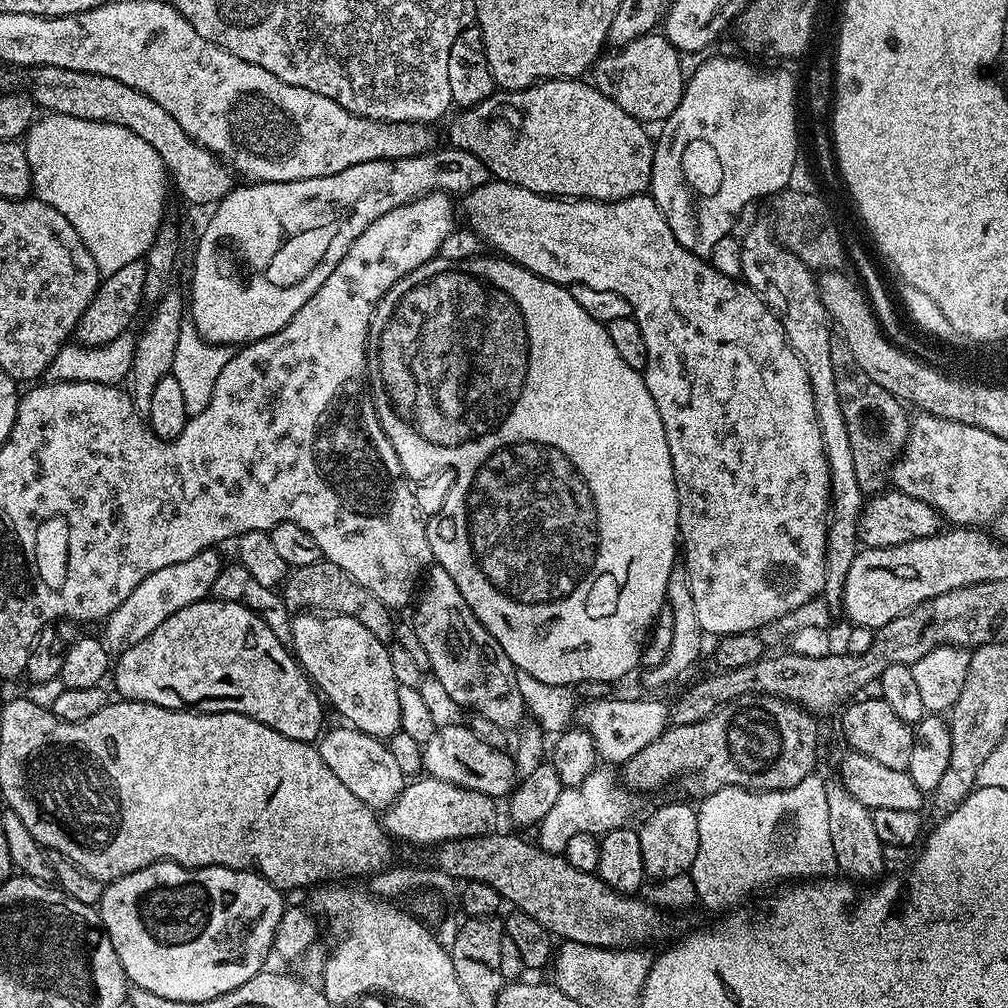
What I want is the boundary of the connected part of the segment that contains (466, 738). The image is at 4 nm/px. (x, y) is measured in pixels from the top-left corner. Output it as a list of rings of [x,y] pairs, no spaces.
[[[460,724],[437,727],[436,733],[422,747],[424,772],[442,782],[450,782],[466,790],[478,790],[478,794],[493,798],[507,797],[517,783],[513,757],[503,748],[486,746],[486,742],[482,742],[482,738],[478,738],[478,734],[474,734],[471,727],[464,725],[463,728]]]

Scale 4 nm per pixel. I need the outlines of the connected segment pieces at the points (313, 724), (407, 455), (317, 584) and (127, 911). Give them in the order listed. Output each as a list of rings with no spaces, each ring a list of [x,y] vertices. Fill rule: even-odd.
[[[205,598],[196,604],[178,610],[177,613],[171,614],[170,618],[166,618],[153,633],[148,634],[136,645],[130,646],[115,657],[114,667],[110,672],[110,680],[116,683],[117,693],[115,695],[126,700],[141,700],[147,704],[157,704],[163,708],[178,708],[193,712],[237,712],[238,714],[246,714],[250,718],[278,730],[278,734],[286,734],[286,738],[294,738],[298,742],[315,741],[326,728],[326,723],[324,724],[325,705],[322,703],[322,697],[312,681],[304,675],[303,668],[296,663],[296,658],[292,655],[289,645],[277,638],[274,630],[270,630],[270,626],[266,626],[266,622],[258,613],[250,611],[245,604],[238,602]]]
[[[481,254],[475,256],[473,260],[442,260],[439,258],[427,260],[425,264],[418,266],[418,270],[410,270],[410,274],[398,278],[398,282],[394,282],[394,286],[390,286],[390,290],[386,290],[386,294],[376,303],[374,320],[377,325],[380,323],[380,389],[377,390],[376,396],[374,392],[376,416],[380,420],[386,438],[390,438],[390,446],[394,446],[404,475],[408,477],[409,481],[424,480],[427,476],[442,471],[443,468],[453,468],[456,471],[456,477],[452,480],[452,489],[449,490],[448,497],[445,498],[444,505],[440,508],[440,513],[433,520],[429,519],[426,524],[432,558],[439,568],[446,570],[446,574],[450,574],[450,578],[454,578],[454,586],[458,586],[458,590],[462,590],[462,598],[466,598],[466,602],[470,606],[470,610],[474,610],[478,622],[482,622],[482,626],[486,626],[486,630],[490,630],[490,634],[498,642],[498,646],[502,646],[502,650],[506,650],[506,658],[510,658],[513,666],[526,674],[534,674],[534,678],[538,678],[538,682],[550,682],[551,684],[577,686],[576,684],[583,685],[589,680],[603,680],[605,682],[620,680],[627,672],[638,668],[640,654],[644,651],[644,642],[648,639],[653,624],[656,623],[656,616],[660,613],[660,609],[666,604],[664,595],[666,594],[666,582],[670,582],[670,570],[677,567],[678,564],[678,537],[680,534],[678,510],[680,503],[674,478],[674,466],[670,462],[670,446],[666,446],[666,430],[662,430],[662,418],[658,418],[658,406],[654,406],[654,398],[650,398],[650,390],[646,390],[643,375],[637,369],[626,366],[626,362],[622,362],[618,350],[614,350],[614,342],[610,342],[607,327],[598,323],[594,318],[590,318],[590,314],[586,314],[586,310],[582,310],[582,306],[578,306],[578,302],[574,302],[571,291],[565,285],[543,280],[541,276],[536,276],[530,270],[526,270],[520,264],[512,263],[507,258],[492,256]]]
[[[322,558],[318,562],[310,562],[310,566],[291,569],[284,577],[282,595],[284,605],[290,610],[307,610],[330,616],[349,616],[362,622],[362,626],[366,626],[366,630],[370,630],[374,638],[385,642],[393,639],[394,617],[392,618],[393,613],[390,609],[378,597],[370,594],[370,590],[355,584],[350,574],[346,574],[346,570],[334,566],[334,562],[329,560]]]
[[[162,860],[142,870],[134,870],[134,874],[126,874],[111,881],[104,889],[98,911],[110,942],[114,942],[114,954],[118,954],[118,962],[122,962],[122,970],[128,976],[129,985],[150,994],[158,994],[162,998],[170,998],[174,1002],[206,1002],[242,986],[242,982],[250,982],[250,978],[265,971],[267,964],[264,963],[270,960],[276,927],[286,907],[286,901],[280,896],[283,896],[281,889],[275,888],[266,877],[259,876],[257,872],[243,872],[241,868],[219,868],[216,864],[209,868],[184,868],[171,860]]]

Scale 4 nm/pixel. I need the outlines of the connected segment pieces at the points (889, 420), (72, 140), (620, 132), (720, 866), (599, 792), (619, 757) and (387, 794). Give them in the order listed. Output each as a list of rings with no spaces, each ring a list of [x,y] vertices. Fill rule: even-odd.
[[[834,334],[830,340],[830,362],[833,363],[834,385],[838,390],[838,398],[841,400],[842,417],[846,422],[846,431],[849,435],[851,457],[854,458],[855,477],[858,478],[858,486],[865,494],[880,494],[890,484],[890,469],[900,458],[904,451],[904,444],[908,438],[910,416],[904,413],[905,405],[890,393],[878,386],[874,378],[870,378],[855,361],[853,351],[846,345],[844,339]]]
[[[44,114],[28,129],[22,143],[24,145],[24,153],[26,154],[26,162],[30,162],[32,192],[35,199],[46,202],[46,206],[54,206],[54,210],[58,210],[58,214],[62,214],[62,218],[66,218],[66,222],[70,222],[70,226],[74,226],[74,230],[78,230],[78,238],[82,238],[86,250],[90,250],[90,258],[94,258],[94,266],[98,266],[101,277],[114,274],[114,270],[122,270],[122,266],[126,266],[126,262],[134,262],[135,260],[147,257],[154,238],[159,234],[162,225],[165,223],[164,199],[167,198],[168,192],[170,193],[170,177],[164,171],[162,158],[156,153],[154,146],[150,146],[150,142],[145,142],[143,138],[138,138],[138,134],[134,134],[117,124]]]
[[[580,78],[571,80],[541,80],[539,84],[532,84],[529,88],[523,88],[517,92],[497,90],[490,98],[486,98],[480,104],[472,108],[465,108],[459,114],[451,117],[452,125],[448,128],[447,143],[453,148],[461,148],[486,162],[489,173],[497,180],[505,180],[507,184],[513,184],[519,188],[530,190],[539,196],[554,196],[557,198],[571,198],[574,200],[602,200],[611,202],[625,200],[631,196],[643,196],[651,186],[651,168],[655,158],[654,140],[648,137],[649,129],[639,120],[635,120],[622,106],[618,106],[608,97],[606,92],[599,92],[591,83]]]
[[[813,772],[798,785],[782,791],[765,792],[731,786],[709,792],[696,808],[698,818],[698,854],[690,875],[696,899],[708,908],[735,909],[752,892],[770,884],[791,880],[814,880],[837,871],[834,847],[829,831],[828,784]]]
[[[597,766],[588,775],[586,782],[573,788],[564,788],[562,794],[558,794],[558,802],[554,802],[550,814],[546,814],[546,818],[542,818],[538,826],[538,843],[542,850],[562,854],[566,850],[566,842],[570,842],[574,834],[603,834],[615,828],[625,827],[631,821],[628,819],[632,816],[632,796],[618,776],[616,781],[612,772],[615,771],[611,767]]]
[[[585,699],[576,709],[574,720],[590,734],[596,755],[605,765],[623,766],[638,750],[646,750],[654,738],[670,727],[670,704],[664,700]]]
[[[351,726],[340,727],[344,728],[329,727],[319,737],[318,747],[322,762],[326,762],[326,766],[330,766],[334,775],[345,784],[346,790],[362,798],[366,806],[374,810],[388,808],[396,801],[398,794],[402,794],[406,783],[394,754],[390,754],[387,743],[381,737],[360,732]]]

